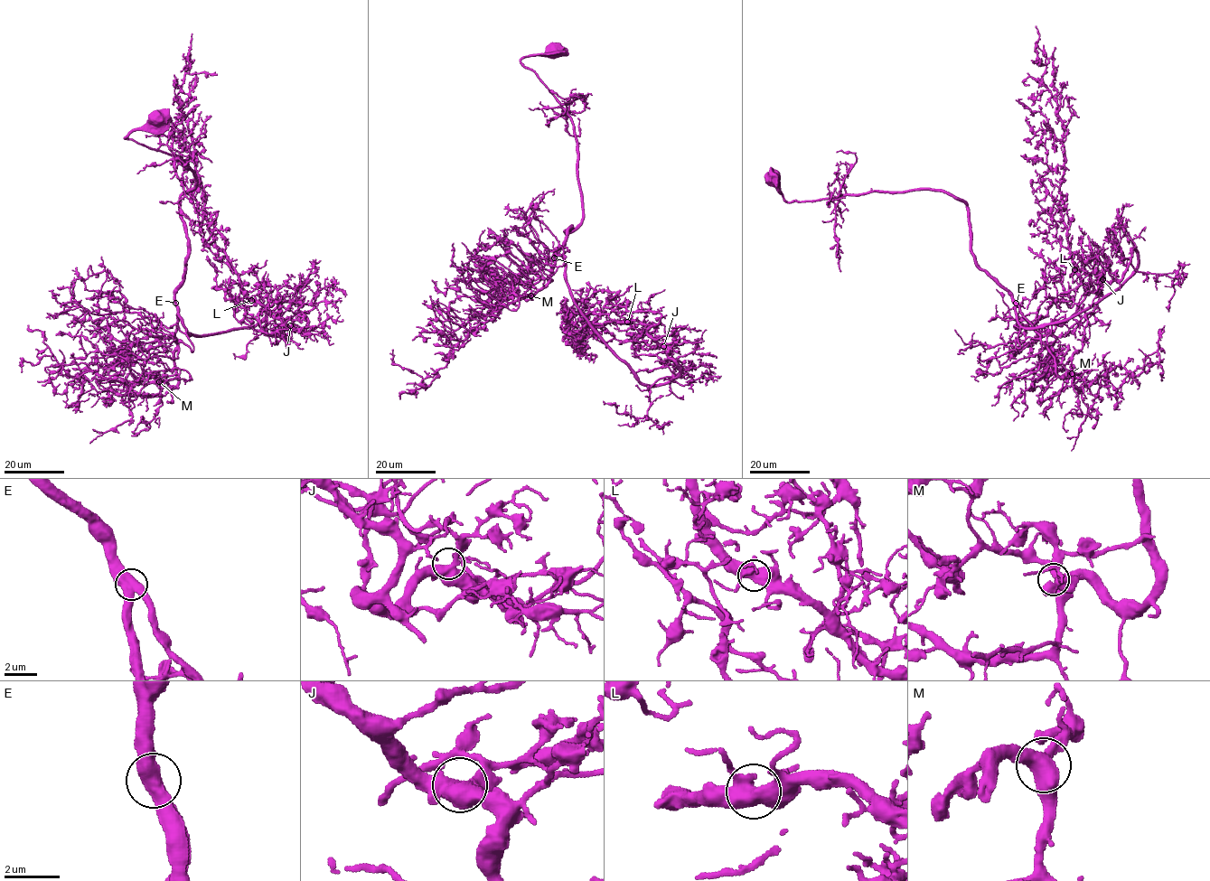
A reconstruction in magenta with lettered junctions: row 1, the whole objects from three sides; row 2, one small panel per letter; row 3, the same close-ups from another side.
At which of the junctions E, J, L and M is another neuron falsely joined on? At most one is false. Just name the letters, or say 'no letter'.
no letter

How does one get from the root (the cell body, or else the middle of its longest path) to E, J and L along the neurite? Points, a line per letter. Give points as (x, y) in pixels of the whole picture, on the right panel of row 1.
E: (773, 180), (787, 201), (869, 192), (936, 189), (952, 194), (968, 207), (974, 260), (1016, 303)
J: (773, 180), (787, 201), (952, 194), (974, 260), (1026, 328), (1119, 288), (1134, 248), (1120, 280), (1102, 279)
L: (773, 180), (787, 201), (952, 194), (974, 260), (1026, 328), (1098, 303), (1137, 253), (1097, 292), (1074, 269)

